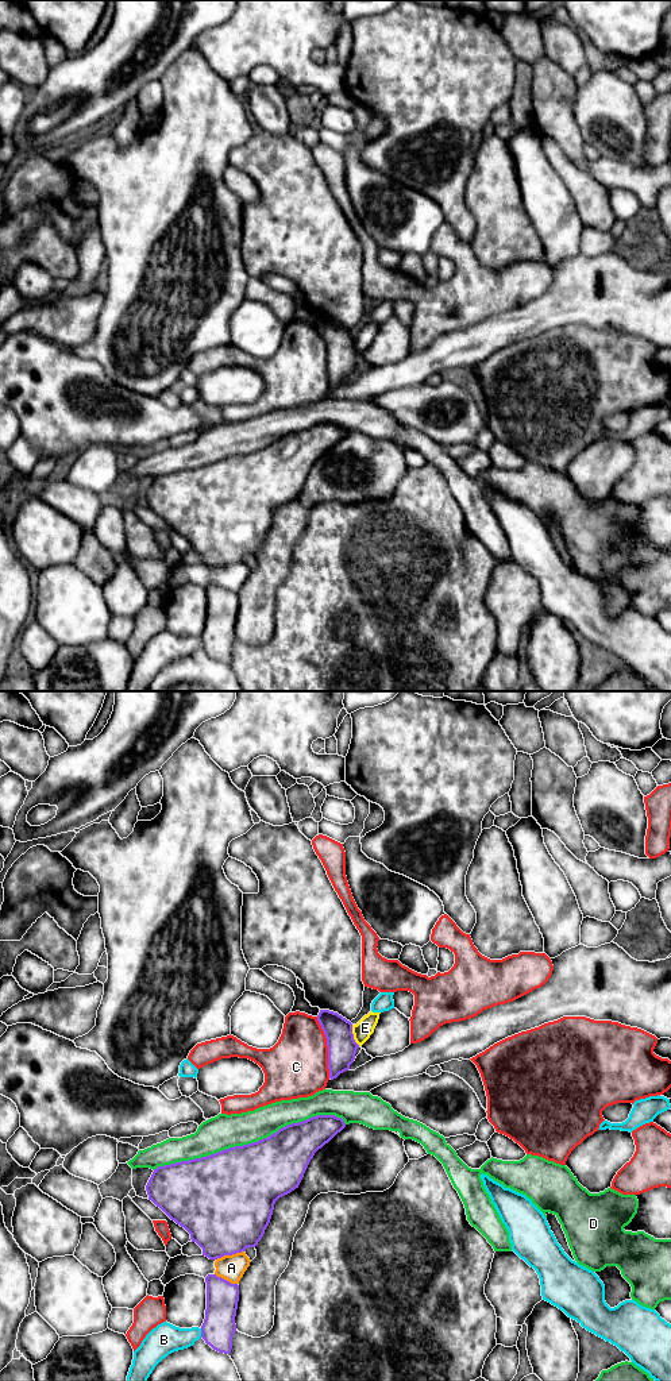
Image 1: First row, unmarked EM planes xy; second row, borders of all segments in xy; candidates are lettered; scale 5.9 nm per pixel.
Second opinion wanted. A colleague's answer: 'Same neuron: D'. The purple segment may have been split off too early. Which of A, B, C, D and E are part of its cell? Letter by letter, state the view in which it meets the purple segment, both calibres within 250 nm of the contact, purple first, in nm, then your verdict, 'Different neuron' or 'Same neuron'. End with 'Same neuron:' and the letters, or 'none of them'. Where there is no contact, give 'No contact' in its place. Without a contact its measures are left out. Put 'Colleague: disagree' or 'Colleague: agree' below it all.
A: Touches purple in xy. Thickness 480 nm (purple) against 160 nm. Different neuron
B: Touches purple in xy. Thickness 200 nm (purple) against 180 nm. Different neuron
C: Touches purple in xy. Thickness 180 nm (purple) against 360 nm. Different neuron
D: Touches purple in xy. Thickness 460 nm (purple) against 200 nm. Same neuron
E: Touches purple in xy. Thickness 180 nm (purple) against 110 nm. Different neuron
Same neuron: D
Colleague: agree

